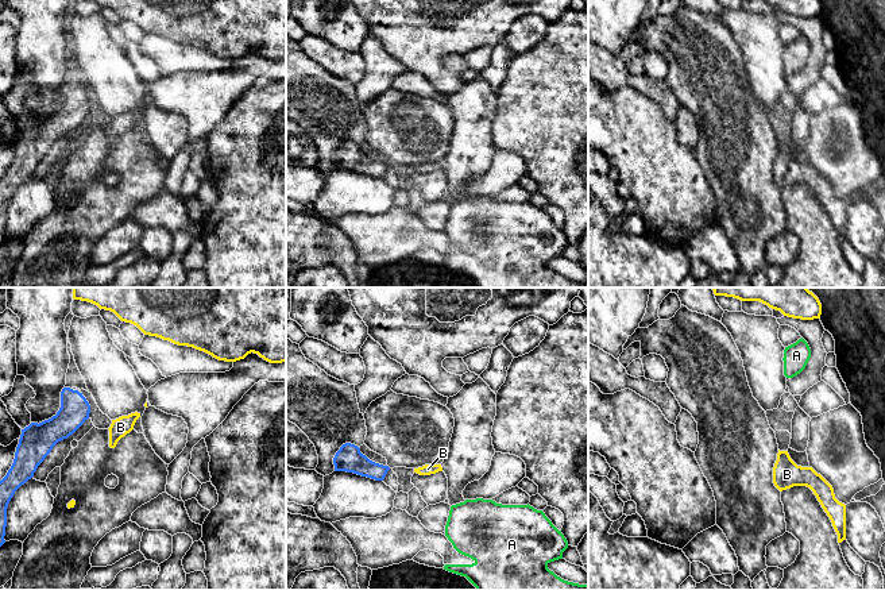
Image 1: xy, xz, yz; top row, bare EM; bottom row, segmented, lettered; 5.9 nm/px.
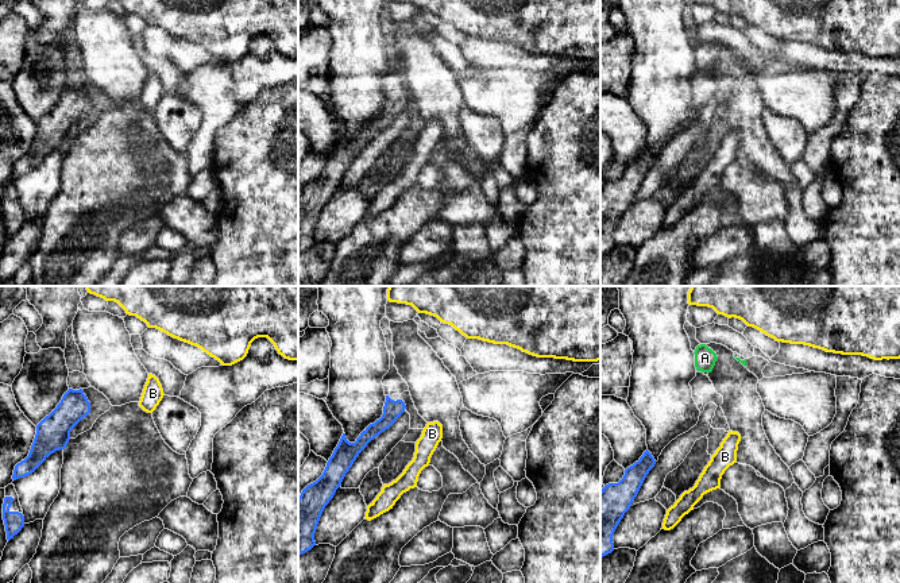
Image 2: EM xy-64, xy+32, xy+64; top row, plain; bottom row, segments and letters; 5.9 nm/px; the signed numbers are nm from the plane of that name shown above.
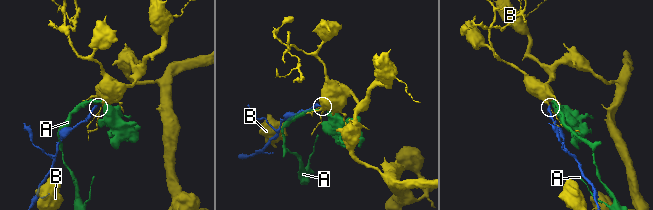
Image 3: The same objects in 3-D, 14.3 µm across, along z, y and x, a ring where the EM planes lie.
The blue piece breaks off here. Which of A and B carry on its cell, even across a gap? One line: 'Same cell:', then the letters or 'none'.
Same cell: none

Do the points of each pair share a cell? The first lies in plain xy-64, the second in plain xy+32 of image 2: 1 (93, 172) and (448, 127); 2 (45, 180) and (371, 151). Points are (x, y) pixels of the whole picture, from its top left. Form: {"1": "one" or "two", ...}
{"1": "two", "2": "two"}

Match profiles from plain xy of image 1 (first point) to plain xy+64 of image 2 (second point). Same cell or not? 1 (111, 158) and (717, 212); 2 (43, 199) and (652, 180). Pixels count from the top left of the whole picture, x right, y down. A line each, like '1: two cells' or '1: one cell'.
1: one cell
2: two cells

